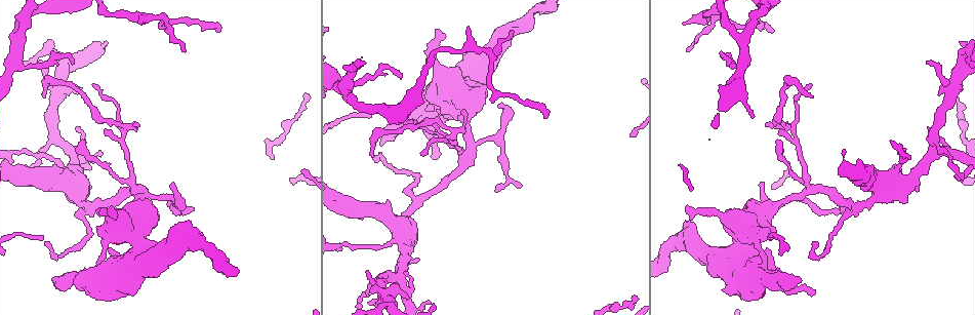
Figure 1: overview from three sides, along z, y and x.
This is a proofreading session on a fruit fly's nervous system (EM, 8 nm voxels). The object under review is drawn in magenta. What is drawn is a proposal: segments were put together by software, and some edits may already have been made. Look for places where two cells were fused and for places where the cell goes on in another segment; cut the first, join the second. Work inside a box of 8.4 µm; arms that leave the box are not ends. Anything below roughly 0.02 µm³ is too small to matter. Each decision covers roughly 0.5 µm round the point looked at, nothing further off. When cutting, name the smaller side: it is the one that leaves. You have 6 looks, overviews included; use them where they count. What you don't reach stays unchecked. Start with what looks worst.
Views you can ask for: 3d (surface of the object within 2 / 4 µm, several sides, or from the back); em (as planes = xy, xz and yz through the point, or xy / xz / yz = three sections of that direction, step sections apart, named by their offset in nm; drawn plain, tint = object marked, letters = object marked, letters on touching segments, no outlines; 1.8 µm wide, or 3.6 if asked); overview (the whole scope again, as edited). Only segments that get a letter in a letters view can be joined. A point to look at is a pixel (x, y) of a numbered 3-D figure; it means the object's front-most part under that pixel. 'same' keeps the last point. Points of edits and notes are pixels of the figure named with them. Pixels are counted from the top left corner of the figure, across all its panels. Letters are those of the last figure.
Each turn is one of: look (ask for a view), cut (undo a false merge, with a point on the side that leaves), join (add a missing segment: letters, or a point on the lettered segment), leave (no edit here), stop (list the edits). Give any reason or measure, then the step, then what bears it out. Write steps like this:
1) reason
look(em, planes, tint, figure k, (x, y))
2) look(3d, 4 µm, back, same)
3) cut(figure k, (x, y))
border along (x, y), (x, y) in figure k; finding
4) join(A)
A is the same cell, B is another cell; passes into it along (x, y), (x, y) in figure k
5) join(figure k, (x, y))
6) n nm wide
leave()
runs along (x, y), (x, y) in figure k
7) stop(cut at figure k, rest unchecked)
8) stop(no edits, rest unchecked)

closes a loop
look(em, xy, step 8, tint, figure 1, (118, 281))

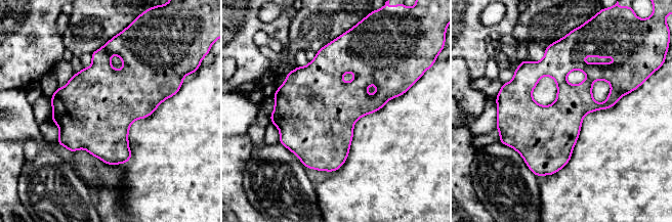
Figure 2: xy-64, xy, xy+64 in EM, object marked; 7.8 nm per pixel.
look(em, yz, step 4, letters, same)

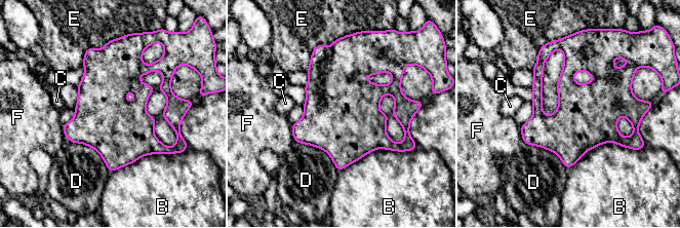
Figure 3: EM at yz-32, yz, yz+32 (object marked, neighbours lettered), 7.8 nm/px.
480 nm wide
leave()
B, C, D, E and F are other cells; border along (633, 149), (604, 142), (566, 168) in figure 3; all the same cell

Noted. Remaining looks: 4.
calibre changes
look(3d, 4 µm, figure 1, (759, 218))

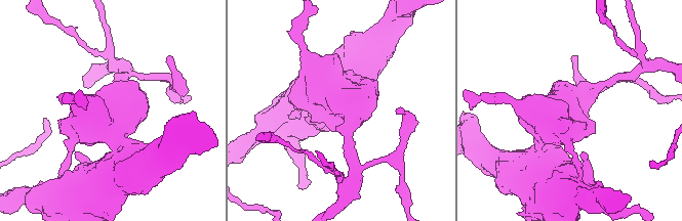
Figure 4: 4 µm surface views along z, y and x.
look(em, 3.6 µm, xy, step 4, letters, figure 4, (570, 109))

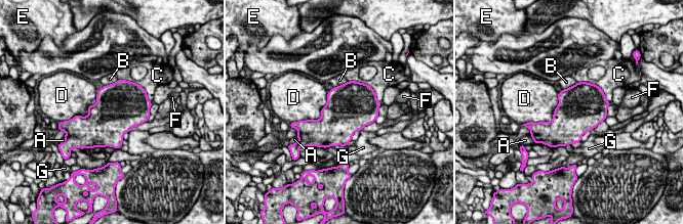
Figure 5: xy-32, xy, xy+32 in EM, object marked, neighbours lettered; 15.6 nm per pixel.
leave()
A, B, C, D, E, F and G are other cells; one cell here

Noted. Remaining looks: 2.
branch stops here
look(3d, 4 µm, figure 1, (399, 77))

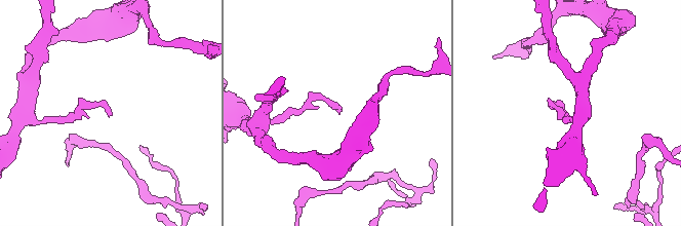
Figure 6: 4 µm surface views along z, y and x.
look(em, planes, letters, figure 6, (336, 111))

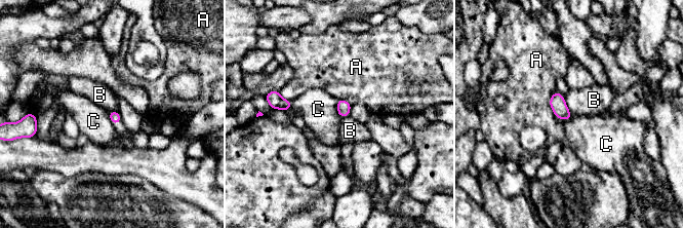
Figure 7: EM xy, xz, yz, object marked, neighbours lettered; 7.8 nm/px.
A touches over 200 nm
leave()
A, B and C are other cells; border along (571, 114), (568, 119), (556, 116) in figure 7; none of them fits

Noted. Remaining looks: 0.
stop(no edits, rest unchecked)

